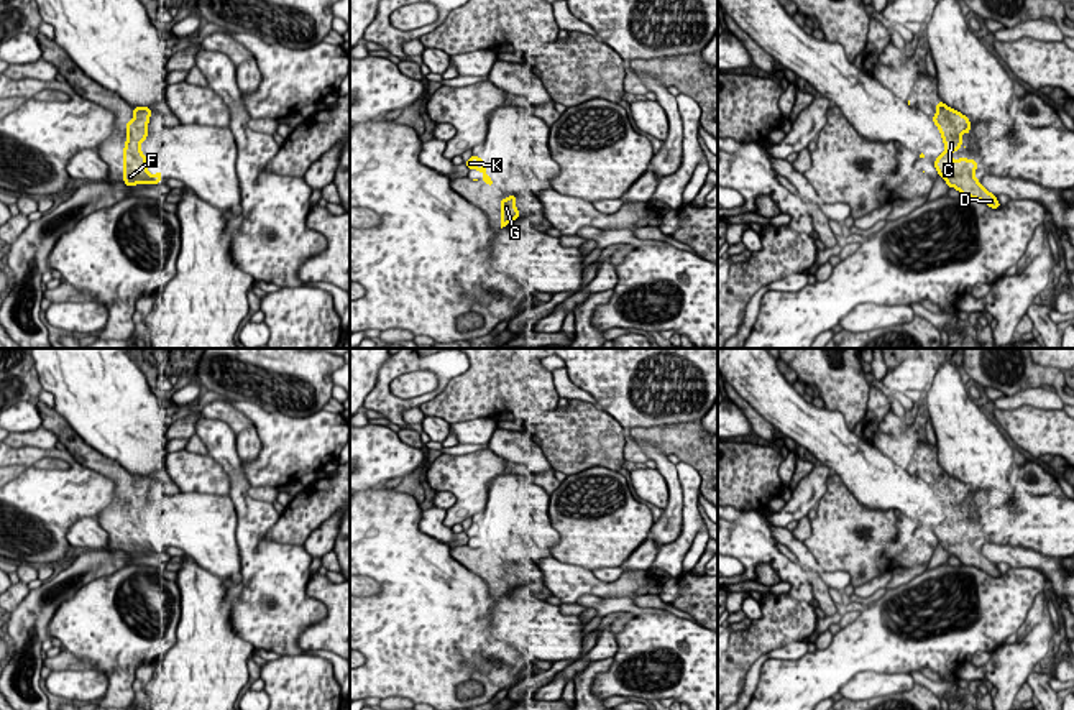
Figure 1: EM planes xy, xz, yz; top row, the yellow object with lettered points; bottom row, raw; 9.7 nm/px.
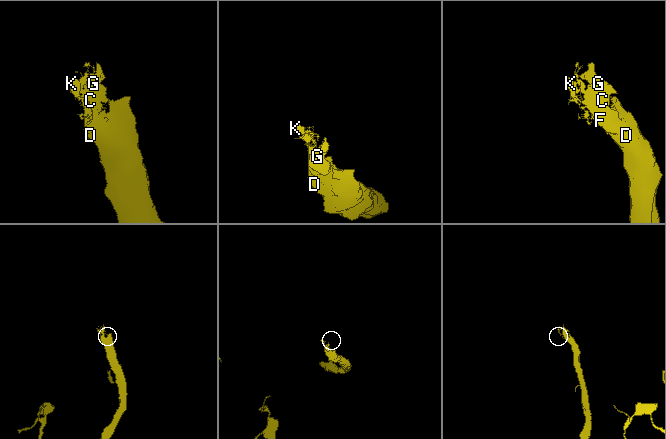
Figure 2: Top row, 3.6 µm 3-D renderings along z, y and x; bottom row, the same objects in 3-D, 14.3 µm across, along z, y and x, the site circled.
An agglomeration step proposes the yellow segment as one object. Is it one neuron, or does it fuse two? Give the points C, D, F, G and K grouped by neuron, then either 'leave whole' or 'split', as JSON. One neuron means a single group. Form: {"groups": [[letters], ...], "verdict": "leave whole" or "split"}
{"groups": [["C", "D", "F", "G", "K"]], "verdict": "leave whole"}

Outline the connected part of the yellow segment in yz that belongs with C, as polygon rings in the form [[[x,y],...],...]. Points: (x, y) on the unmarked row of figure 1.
[[[944,470],[936,472],[936,483],[931,485],[934,493],[941,500],[944,509],[944,521],[934,528],[938,544],[941,544],[949,556],[961,560],[962,565],[977,567],[992,577],[1000,577],[997,564],[980,554],[980,549],[974,544],[979,531],[967,526],[952,528],[952,521],[964,513],[962,501],[971,501],[971,488],[957,478],[949,477]]]

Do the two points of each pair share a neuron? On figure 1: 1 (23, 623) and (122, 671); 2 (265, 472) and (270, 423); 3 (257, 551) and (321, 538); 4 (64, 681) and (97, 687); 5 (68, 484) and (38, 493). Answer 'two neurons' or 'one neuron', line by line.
1: two neurons
2: one neuron
3: two neurons
4: one neuron
5: one neuron

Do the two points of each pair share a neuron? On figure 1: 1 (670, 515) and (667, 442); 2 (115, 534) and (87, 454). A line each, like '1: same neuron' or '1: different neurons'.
1: different neurons
2: same neuron

